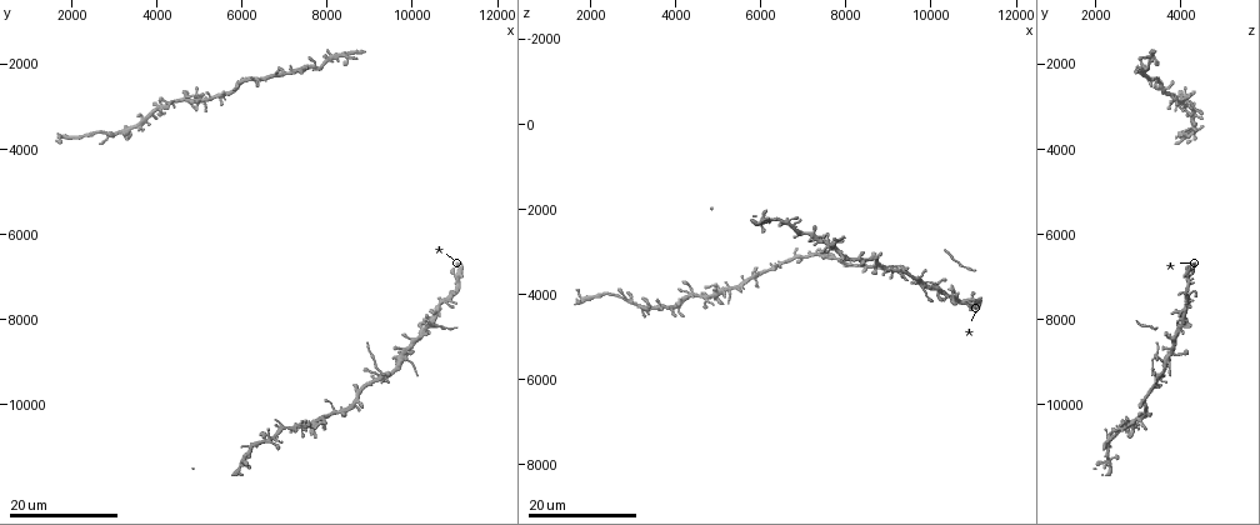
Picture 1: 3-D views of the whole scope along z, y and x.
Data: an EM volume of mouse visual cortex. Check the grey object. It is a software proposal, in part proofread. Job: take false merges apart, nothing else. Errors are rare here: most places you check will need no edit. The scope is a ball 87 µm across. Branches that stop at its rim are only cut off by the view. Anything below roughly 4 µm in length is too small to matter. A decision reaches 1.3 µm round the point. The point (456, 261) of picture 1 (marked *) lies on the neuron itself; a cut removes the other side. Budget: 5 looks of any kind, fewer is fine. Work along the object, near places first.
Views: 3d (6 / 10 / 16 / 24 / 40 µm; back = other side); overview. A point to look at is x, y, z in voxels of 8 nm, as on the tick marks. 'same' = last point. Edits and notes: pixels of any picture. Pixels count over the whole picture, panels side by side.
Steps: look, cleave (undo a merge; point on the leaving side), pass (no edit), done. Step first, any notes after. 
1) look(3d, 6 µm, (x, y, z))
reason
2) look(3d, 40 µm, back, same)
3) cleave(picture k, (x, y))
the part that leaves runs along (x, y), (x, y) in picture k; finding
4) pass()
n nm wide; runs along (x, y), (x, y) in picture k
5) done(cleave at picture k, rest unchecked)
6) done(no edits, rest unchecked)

look(3d, 16 µm, (10150, 8400, 3800))

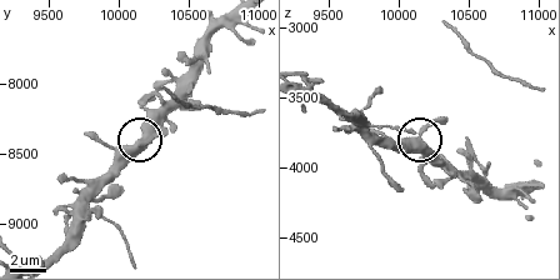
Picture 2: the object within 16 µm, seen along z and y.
look(3d, 10 µm, (10160, 8420, 3780))

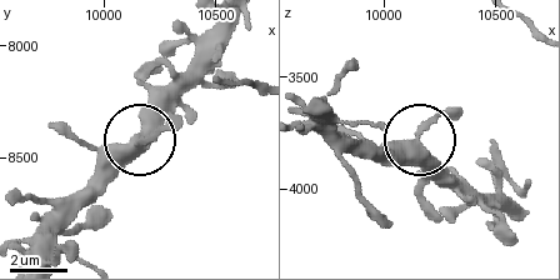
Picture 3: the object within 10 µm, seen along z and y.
look(3d, 6 µm, same)
zoom in

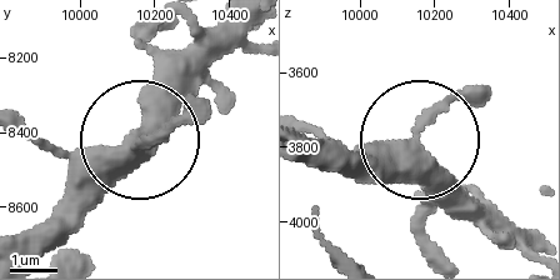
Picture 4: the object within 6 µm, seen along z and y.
pass()
runs along (246, 31), (128, 143), (68, 150), (20, 126) in picture 4; continuous, no second neuron

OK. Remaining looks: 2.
look(3d, 24 µm, (9700, 9050, 3650))
calibre changes

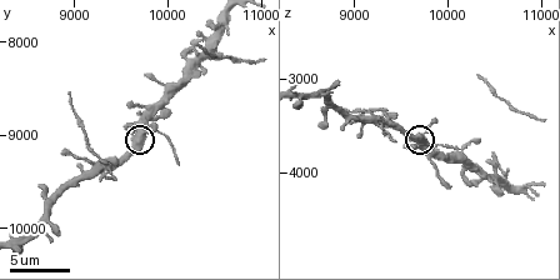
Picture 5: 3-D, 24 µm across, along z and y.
look(3d, 10 µm, same)

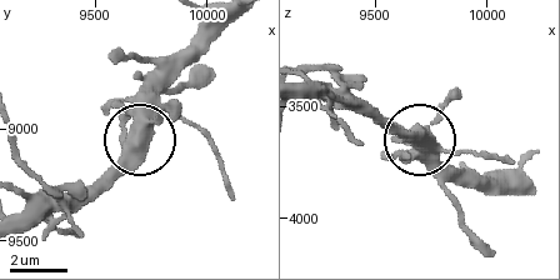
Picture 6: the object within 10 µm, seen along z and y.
pass()
all the same neuron

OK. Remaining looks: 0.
done(no edits, rest unchecked)

